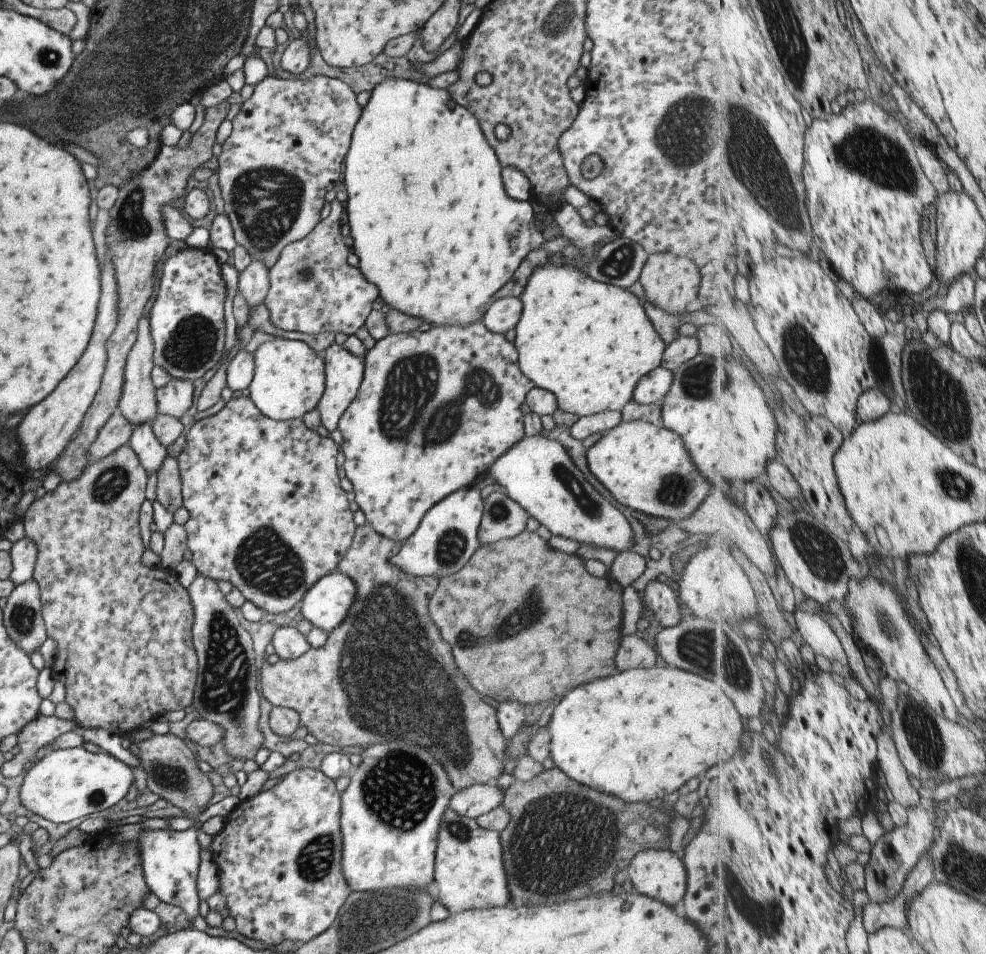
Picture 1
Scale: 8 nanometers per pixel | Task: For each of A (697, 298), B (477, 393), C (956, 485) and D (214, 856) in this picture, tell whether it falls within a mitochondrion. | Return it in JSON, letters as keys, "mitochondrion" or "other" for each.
{"A":"other","B":"mitochondrion","C":"mitochondrion","D":"other"}

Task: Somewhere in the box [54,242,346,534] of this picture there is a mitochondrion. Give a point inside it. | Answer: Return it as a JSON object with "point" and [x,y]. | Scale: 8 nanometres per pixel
{"point":[192,345]}

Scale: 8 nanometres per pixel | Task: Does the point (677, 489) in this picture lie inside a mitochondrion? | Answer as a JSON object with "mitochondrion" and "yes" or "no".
{"mitochondrion":"yes"}

